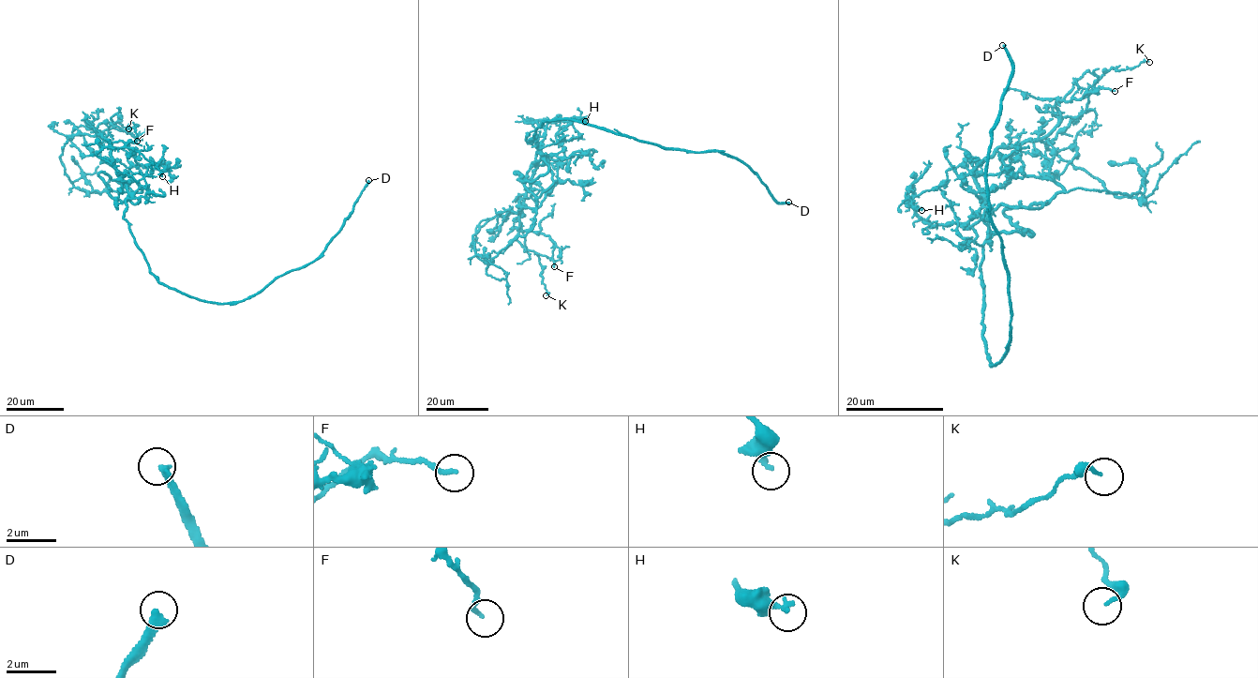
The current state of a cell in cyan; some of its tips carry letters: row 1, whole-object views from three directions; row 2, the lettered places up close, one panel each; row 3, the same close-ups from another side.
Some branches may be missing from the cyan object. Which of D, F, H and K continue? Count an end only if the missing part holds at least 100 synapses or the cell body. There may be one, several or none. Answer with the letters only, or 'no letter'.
D

